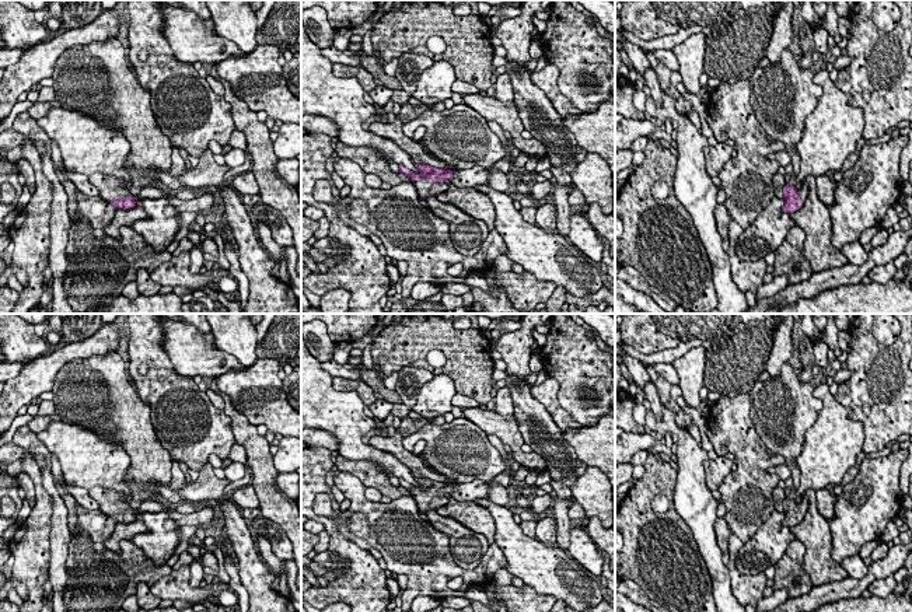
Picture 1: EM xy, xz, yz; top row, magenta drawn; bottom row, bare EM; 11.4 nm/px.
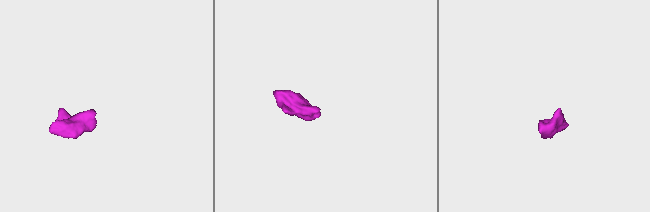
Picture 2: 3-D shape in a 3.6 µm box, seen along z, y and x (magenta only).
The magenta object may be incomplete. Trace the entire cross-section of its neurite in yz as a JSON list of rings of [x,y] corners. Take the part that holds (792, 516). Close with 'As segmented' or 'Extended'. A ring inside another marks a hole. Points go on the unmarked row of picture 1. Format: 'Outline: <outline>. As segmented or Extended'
Outline: [[[806,493],[801,496],[799,504],[793,499],[786,497],[783,501],[785,520],[782,525],[789,528],[797,525],[808,510],[808,501],[810,499]]]. Extended

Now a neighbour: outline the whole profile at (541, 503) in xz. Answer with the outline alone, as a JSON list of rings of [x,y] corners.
[[[546,493],[545,496],[537,496],[531,501],[531,510],[537,514],[551,511],[551,507],[552,507],[552,497],[549,496],[549,493]]]

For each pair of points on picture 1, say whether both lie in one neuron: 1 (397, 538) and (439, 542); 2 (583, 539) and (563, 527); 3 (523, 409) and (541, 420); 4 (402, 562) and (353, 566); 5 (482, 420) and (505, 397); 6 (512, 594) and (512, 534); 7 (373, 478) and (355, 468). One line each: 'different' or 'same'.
1: same
2: different
3: same
4: different
5: different
6: different
7: same

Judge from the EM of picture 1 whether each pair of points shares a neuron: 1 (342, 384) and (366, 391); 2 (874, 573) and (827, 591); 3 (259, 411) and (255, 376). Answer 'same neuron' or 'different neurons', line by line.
1: same neuron
2: same neuron
3: same neuron

